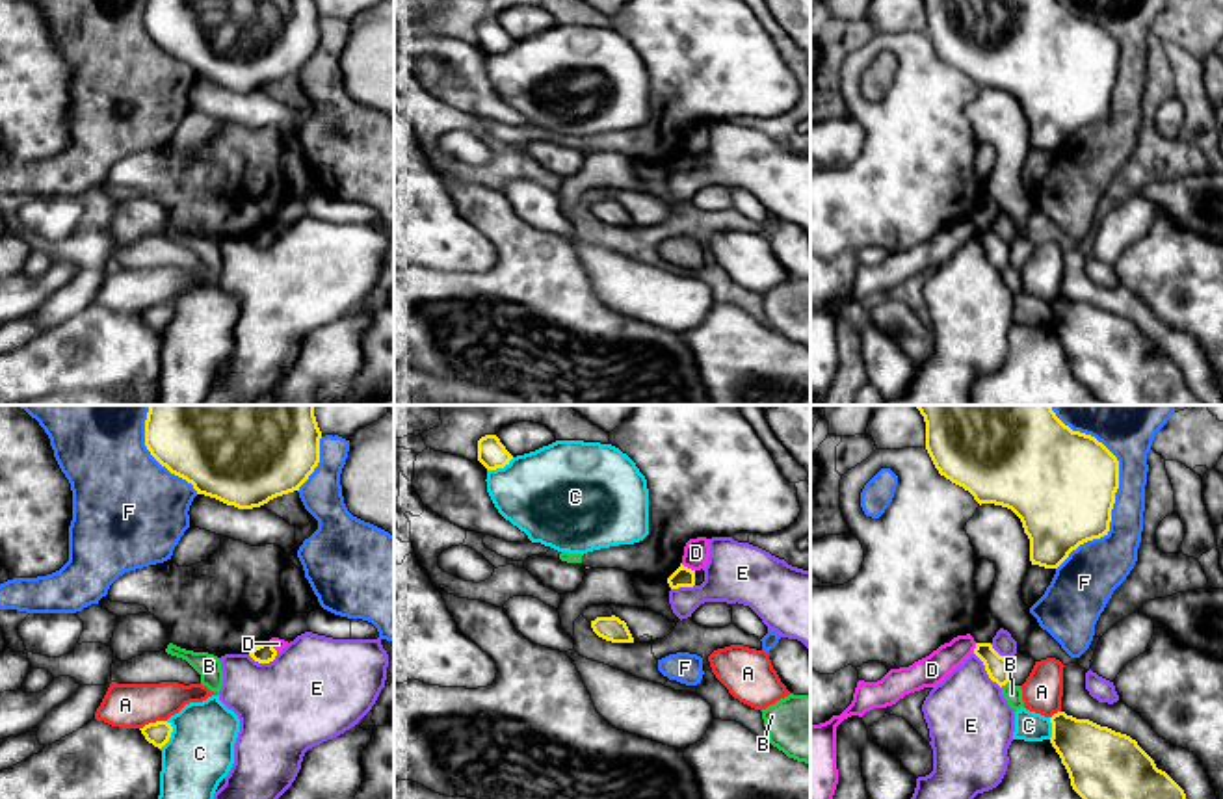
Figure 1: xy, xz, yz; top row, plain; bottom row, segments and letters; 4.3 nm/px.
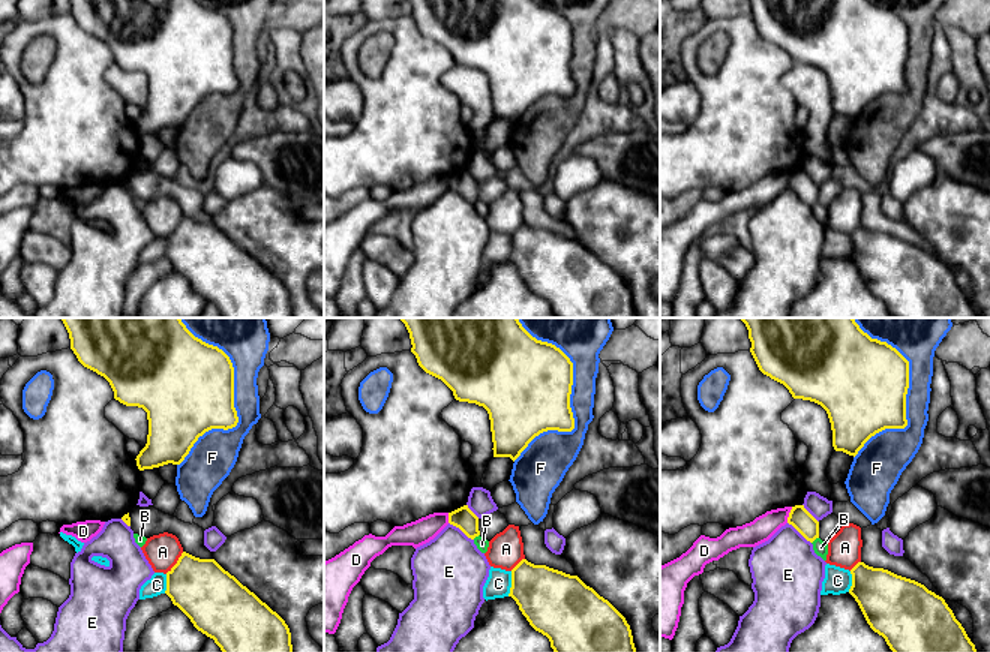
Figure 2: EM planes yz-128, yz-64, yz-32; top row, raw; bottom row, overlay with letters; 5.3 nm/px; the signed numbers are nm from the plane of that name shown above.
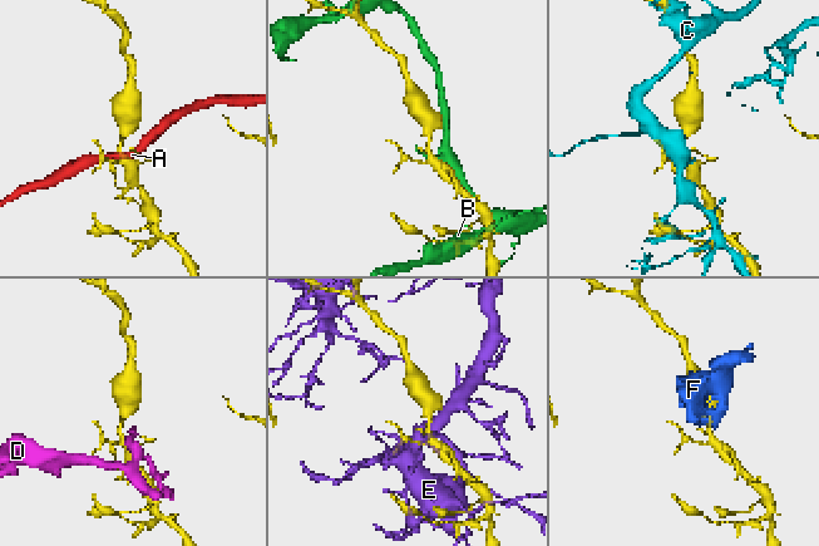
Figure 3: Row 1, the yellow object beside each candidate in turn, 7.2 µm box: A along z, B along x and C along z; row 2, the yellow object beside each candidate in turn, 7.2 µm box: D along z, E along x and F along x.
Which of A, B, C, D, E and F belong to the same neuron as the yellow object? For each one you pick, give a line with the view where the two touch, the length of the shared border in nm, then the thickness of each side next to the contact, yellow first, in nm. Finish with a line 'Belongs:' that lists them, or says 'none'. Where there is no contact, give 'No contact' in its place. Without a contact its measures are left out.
Belongs: none

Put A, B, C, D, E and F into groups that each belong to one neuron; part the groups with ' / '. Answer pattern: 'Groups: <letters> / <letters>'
Groups: A / B / C / D / E / F

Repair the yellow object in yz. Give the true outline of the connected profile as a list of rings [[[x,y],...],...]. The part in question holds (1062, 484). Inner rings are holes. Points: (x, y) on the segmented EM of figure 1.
[[[916,405],[926,422],[926,450],[940,476],[981,504],[1011,509],[1030,539],[1030,561],[1058,569],[1080,544],[1108,535],[1119,461],[1095,437],[1072,431],[1050,405]]]

